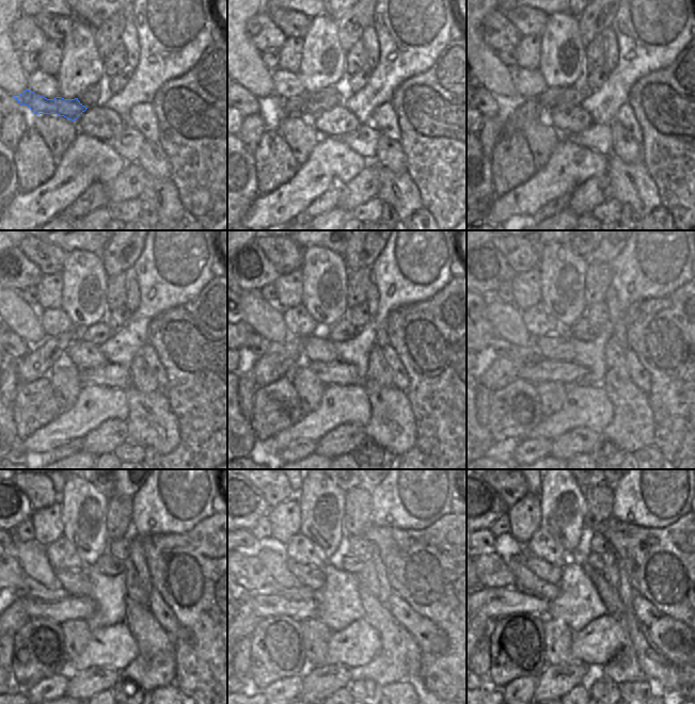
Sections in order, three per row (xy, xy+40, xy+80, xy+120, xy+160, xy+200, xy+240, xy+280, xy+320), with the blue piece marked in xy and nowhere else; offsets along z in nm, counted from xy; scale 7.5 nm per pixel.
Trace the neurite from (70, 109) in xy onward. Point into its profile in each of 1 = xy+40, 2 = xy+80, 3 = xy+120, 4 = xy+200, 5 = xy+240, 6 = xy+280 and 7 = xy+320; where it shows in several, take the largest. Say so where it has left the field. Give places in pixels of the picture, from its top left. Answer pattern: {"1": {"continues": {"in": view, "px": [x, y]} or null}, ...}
{"1": {"continues": {"in": "xy+40", "px": [314, 104]}}, "2": {"continues": {"in": "xy+80", "px": [573, 96]}}, "3": {"continues": {"in": "xy+120", "px": [97, 334]}}, "4": {"continues": {"in": "xy+200", "px": [583, 330]}}, "5": {"continues": {"in": "xy+240", "px": [109, 565]}}, "6": {"continues": {"in": "xy+280", "px": [351, 564]}}, "7": {"continues": {"in": "xy+320", "px": [596, 561]}}}

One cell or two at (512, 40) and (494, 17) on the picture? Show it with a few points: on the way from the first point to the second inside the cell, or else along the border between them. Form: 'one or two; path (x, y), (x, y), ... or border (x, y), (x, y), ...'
one; path (507, 34), (495, 22)

